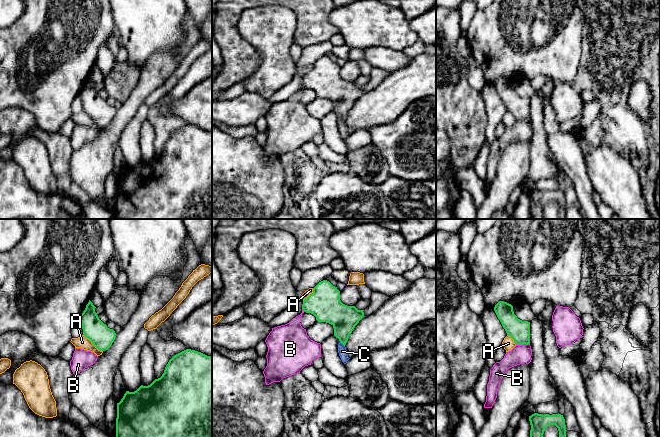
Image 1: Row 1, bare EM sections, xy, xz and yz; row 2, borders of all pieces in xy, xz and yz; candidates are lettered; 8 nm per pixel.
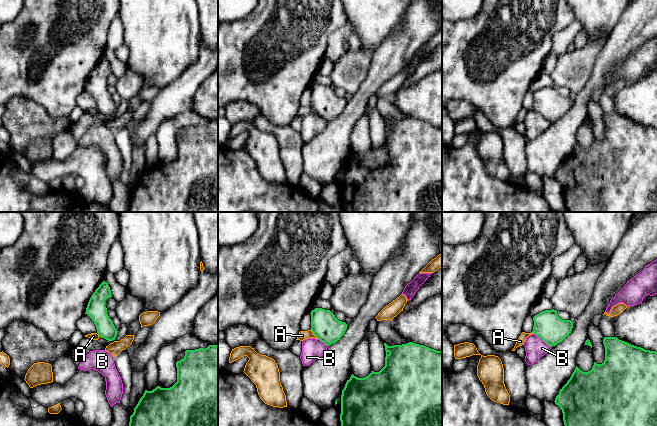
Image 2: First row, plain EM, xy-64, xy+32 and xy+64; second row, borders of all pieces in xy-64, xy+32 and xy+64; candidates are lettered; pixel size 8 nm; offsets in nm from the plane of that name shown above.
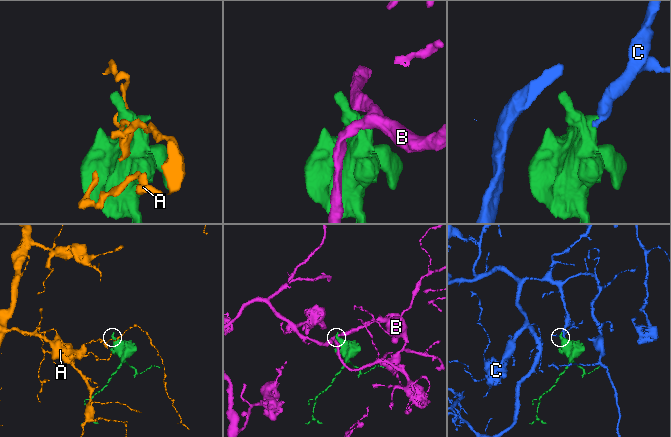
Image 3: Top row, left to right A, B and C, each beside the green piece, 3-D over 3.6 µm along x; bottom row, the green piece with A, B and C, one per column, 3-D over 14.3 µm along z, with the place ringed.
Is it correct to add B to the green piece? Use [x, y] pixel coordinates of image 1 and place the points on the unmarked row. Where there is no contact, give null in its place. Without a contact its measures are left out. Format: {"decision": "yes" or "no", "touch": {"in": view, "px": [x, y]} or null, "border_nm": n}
{"decision": "no", "touch": {"in": "yz", "px": [522, 119]}, "border_nm": 110}

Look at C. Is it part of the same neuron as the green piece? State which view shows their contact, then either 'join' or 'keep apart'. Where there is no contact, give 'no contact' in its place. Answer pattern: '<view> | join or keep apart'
xz | join

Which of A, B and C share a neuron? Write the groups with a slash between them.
A / B / C

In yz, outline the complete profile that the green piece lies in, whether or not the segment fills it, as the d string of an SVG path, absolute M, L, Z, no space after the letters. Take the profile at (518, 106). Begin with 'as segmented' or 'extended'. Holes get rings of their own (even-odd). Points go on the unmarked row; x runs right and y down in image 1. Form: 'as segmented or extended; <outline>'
as segmented; M499 77L494 87L507 111L514 116L516 121L530 120L530 98L518 95L511 80Z

